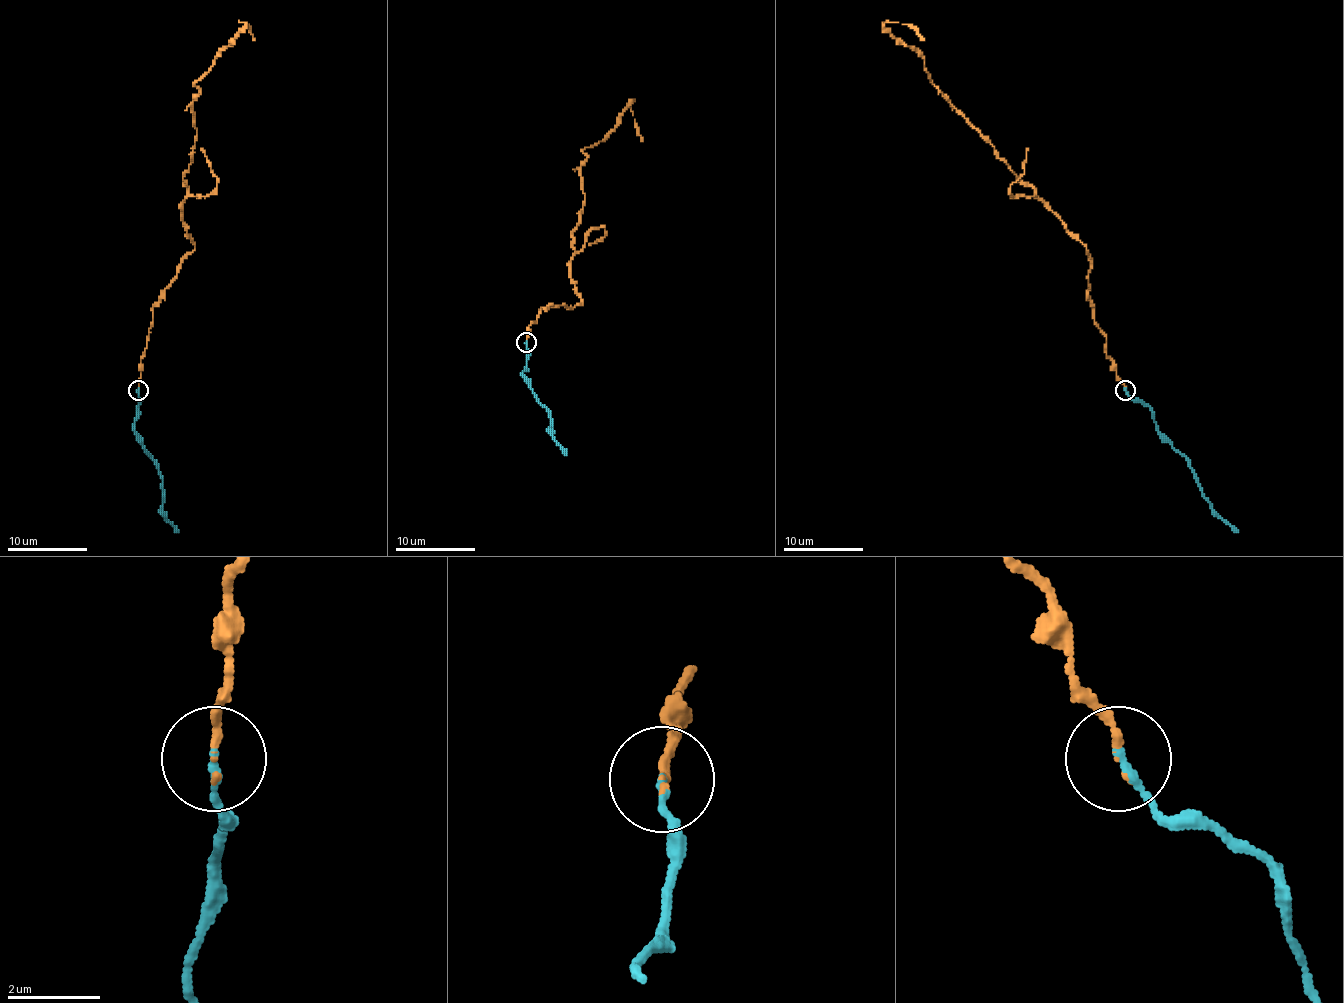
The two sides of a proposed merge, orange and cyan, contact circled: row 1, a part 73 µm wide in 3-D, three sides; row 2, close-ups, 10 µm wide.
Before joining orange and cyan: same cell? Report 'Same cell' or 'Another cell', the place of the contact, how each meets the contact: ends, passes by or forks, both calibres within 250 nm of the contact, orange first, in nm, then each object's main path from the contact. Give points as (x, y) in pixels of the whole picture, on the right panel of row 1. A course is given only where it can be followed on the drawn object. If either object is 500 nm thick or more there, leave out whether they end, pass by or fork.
Same cell. Place: (1125, 390). At the ring orange ends. At the ring cyan ends. Thickness 160 nm (orange) against 180 nm. Course of orange: (1124, 390), (1088, 298), (1086, 248), (934, 84), (924, 60), (884, 24), (908, 24), (924, 40). Course of cyan: (1124, 390), (1132, 400), (1140, 400), (1150, 408), (1160, 434), (1186, 458), (1202, 496), (1238, 532)

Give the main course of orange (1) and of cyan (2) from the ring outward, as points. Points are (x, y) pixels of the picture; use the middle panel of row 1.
1: (527, 341), (549, 305), (583, 303), (571, 279), (583, 151), (633, 101), (643, 141)
2: (527, 341), (527, 367), (523, 377), (549, 411), (551, 435), (567, 455)

